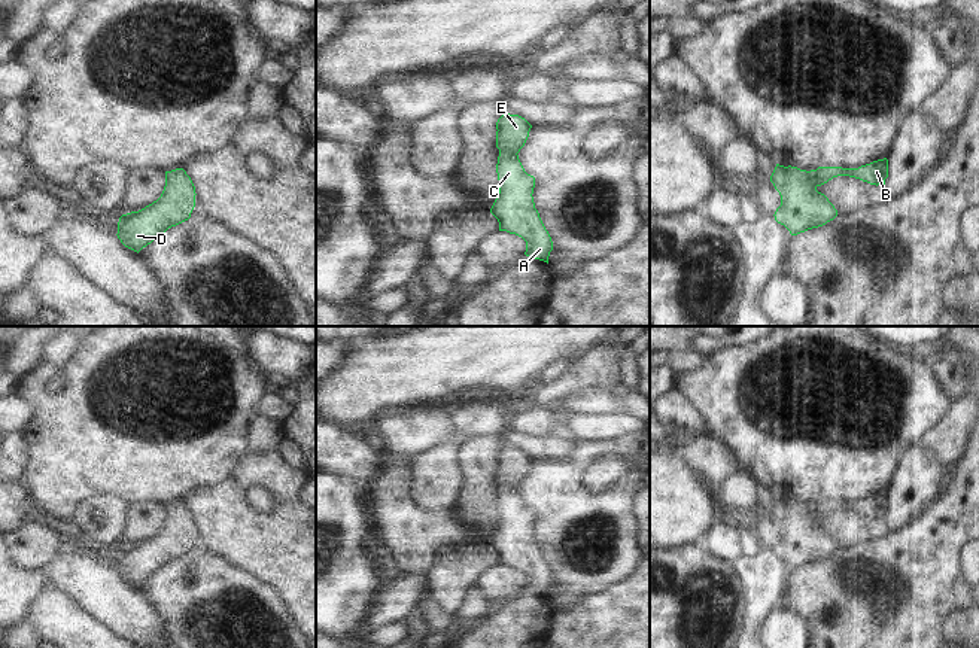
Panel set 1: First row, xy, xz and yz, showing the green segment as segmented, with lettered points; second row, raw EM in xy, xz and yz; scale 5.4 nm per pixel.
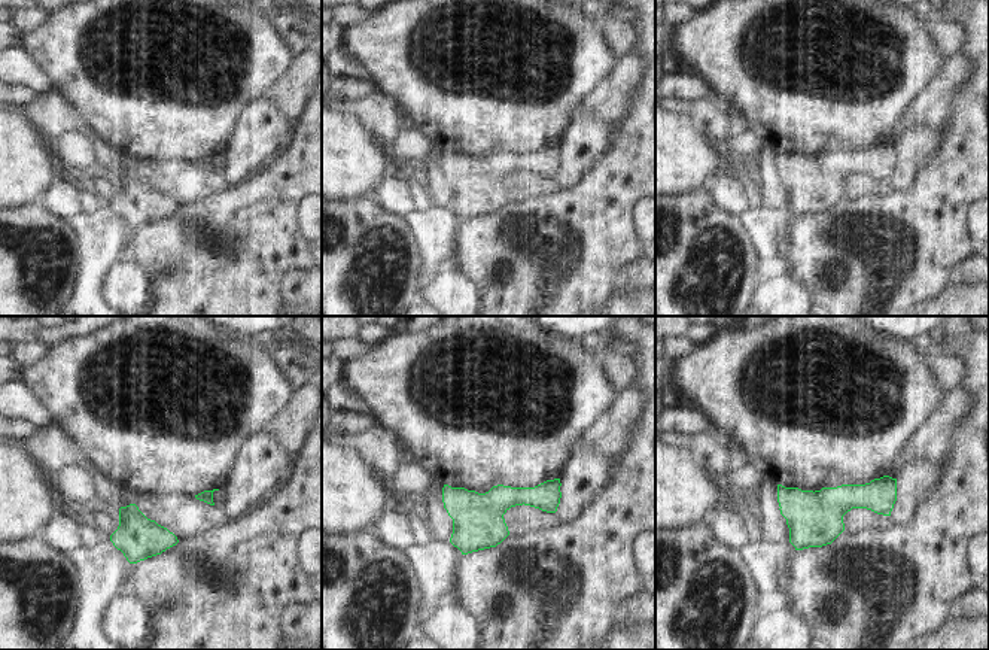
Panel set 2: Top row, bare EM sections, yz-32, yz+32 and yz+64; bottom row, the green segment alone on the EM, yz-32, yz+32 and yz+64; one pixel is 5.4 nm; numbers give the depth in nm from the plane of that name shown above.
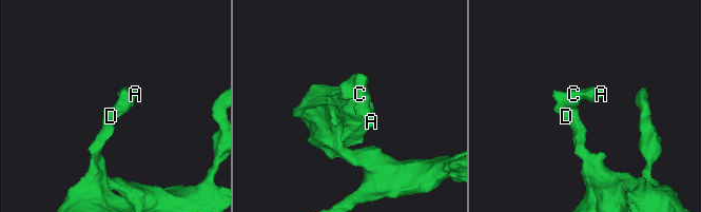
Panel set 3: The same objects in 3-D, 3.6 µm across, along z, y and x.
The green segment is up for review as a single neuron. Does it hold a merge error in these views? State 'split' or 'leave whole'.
leave whole

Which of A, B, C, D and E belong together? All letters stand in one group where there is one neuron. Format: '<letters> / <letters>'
A B C D E

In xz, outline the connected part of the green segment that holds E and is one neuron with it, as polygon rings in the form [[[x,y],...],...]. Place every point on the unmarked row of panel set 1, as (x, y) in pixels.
[[[504,447],[496,456],[499,527],[490,547],[498,553],[499,565],[516,568],[526,575],[526,590],[548,597],[553,575],[535,542],[535,511],[525,505],[517,489],[530,462],[532,459],[519,448]]]

